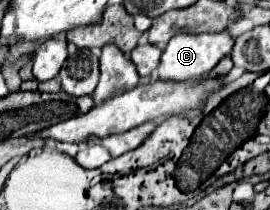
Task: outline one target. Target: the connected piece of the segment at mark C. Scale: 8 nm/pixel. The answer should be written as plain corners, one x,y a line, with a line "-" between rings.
228,31
198,33
198,35
178,33
168,41
168,45
162,53
162,59
160,59
160,65
158,65
158,75
160,75
160,79
174,79
174,81
200,77
200,75
212,71
220,63
222,57
230,55
232,45
234,45
234,39
228,35

